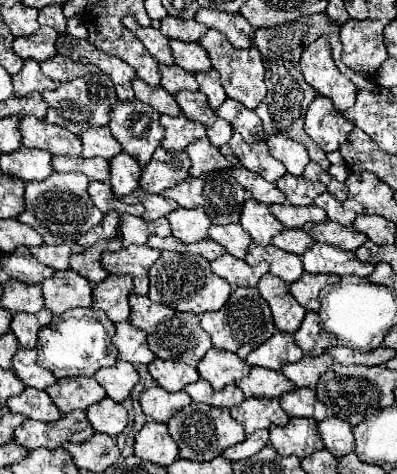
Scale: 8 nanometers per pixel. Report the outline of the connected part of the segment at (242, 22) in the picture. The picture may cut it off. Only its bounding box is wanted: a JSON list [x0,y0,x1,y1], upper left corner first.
[196,9,254,49]

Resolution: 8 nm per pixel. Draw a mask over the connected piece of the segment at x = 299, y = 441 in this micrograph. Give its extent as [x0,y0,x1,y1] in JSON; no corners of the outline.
[270,419,324,457]

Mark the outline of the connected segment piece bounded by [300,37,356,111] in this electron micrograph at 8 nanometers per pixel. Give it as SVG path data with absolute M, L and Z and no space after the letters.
M326 37L316 39L306 47L300 59L304 79L324 97L332 99L338 111L346 111L356 101L356 85L338 71L332 59L332 49Z

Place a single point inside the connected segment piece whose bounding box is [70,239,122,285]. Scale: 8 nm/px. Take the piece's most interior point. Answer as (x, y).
(88, 264)

